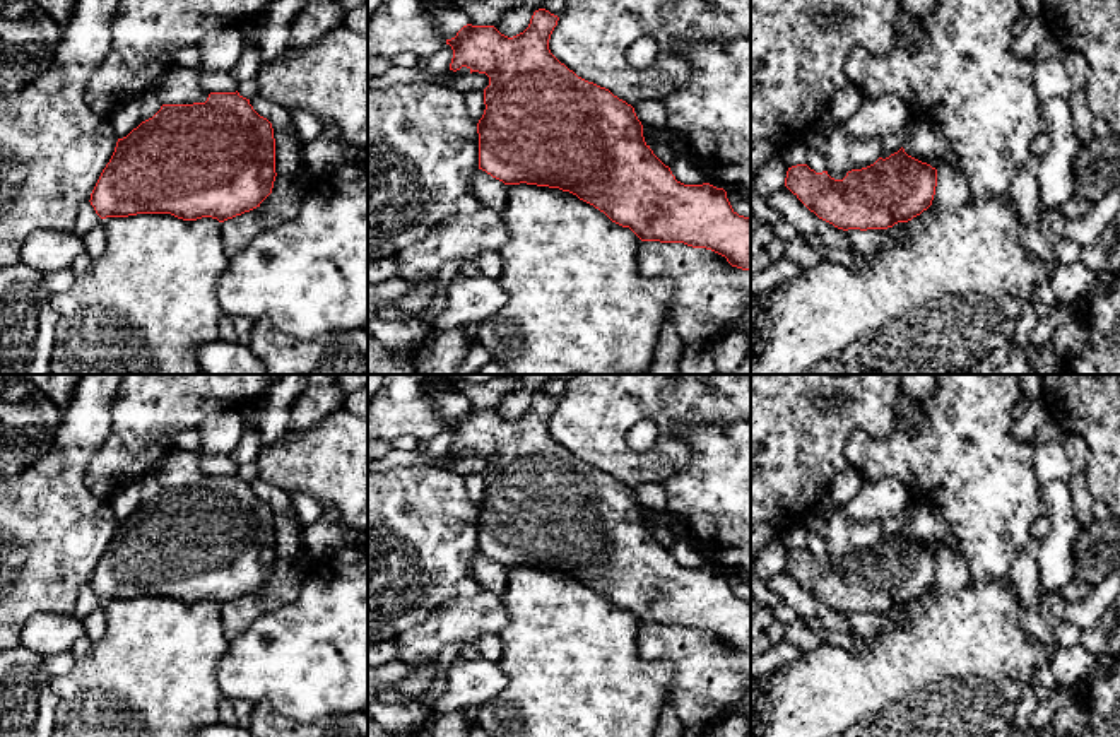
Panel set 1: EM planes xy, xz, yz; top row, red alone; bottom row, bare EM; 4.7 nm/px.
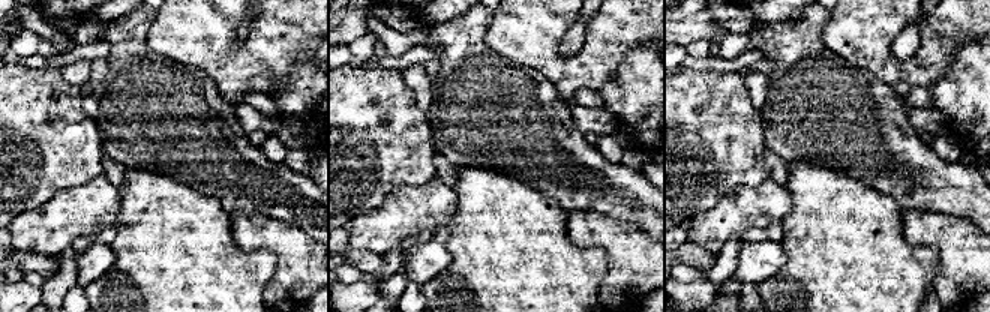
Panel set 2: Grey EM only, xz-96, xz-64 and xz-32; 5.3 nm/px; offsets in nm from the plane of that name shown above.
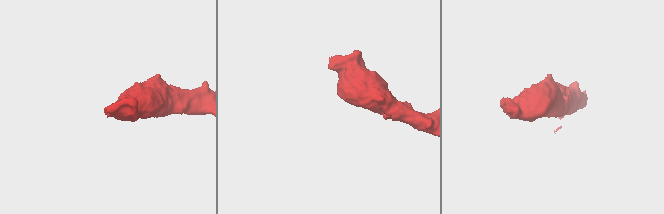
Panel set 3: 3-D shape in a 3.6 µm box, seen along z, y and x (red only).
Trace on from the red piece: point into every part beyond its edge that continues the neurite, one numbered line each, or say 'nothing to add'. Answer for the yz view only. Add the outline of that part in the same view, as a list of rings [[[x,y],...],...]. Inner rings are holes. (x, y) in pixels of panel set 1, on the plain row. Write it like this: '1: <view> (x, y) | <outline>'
nothing to add

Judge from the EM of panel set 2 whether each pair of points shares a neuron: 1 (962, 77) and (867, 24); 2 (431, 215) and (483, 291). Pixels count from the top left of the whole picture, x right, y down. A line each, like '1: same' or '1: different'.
1: different
2: different

